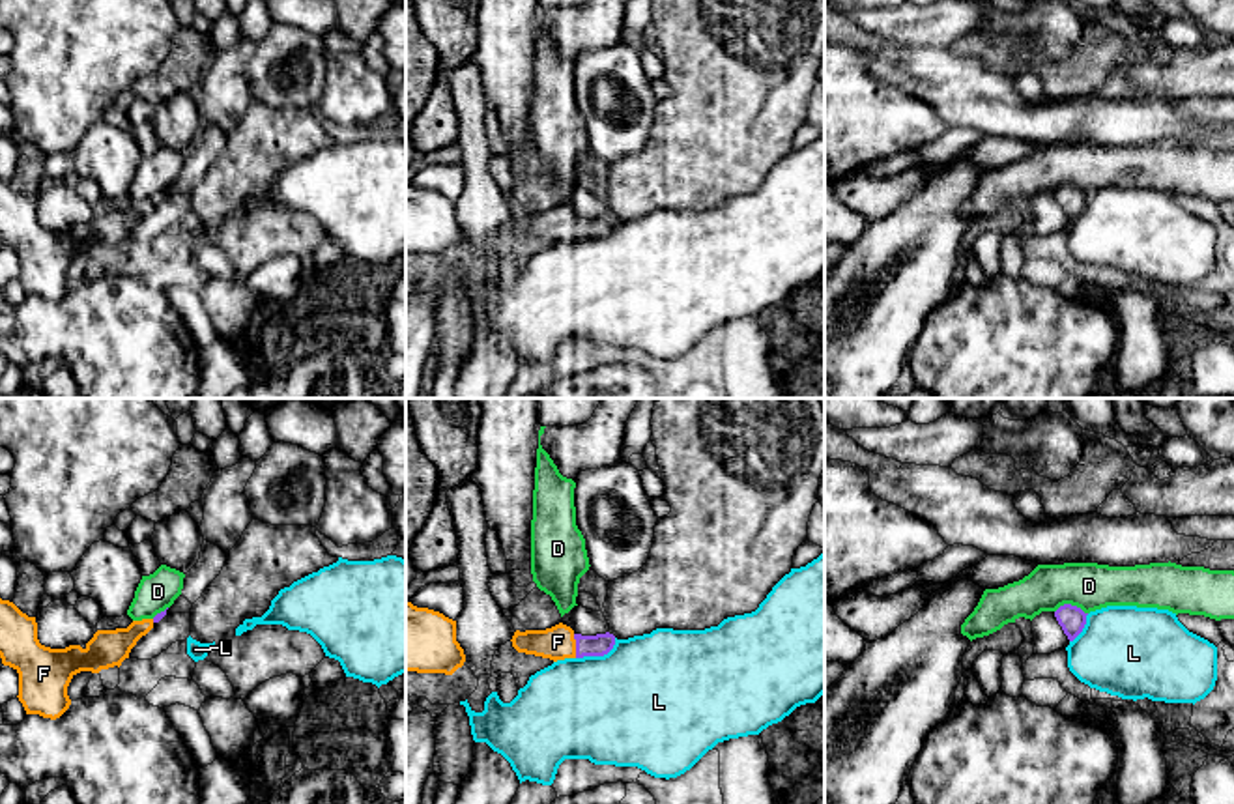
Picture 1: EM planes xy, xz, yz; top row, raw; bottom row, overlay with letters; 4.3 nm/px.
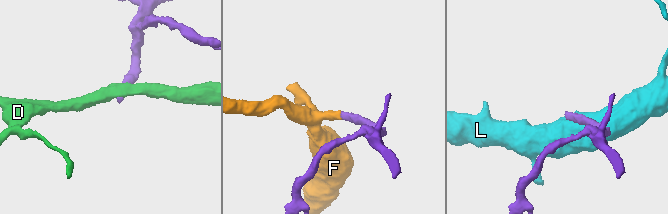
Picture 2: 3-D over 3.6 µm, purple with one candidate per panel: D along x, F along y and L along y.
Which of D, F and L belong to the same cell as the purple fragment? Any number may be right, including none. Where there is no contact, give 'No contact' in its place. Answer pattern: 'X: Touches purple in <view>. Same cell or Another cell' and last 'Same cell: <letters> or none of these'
D: Touches purple in yz. Another cell
F: Touches purple in xz. Same cell
L: Touches purple in xz. Another cell
Same cell: F

